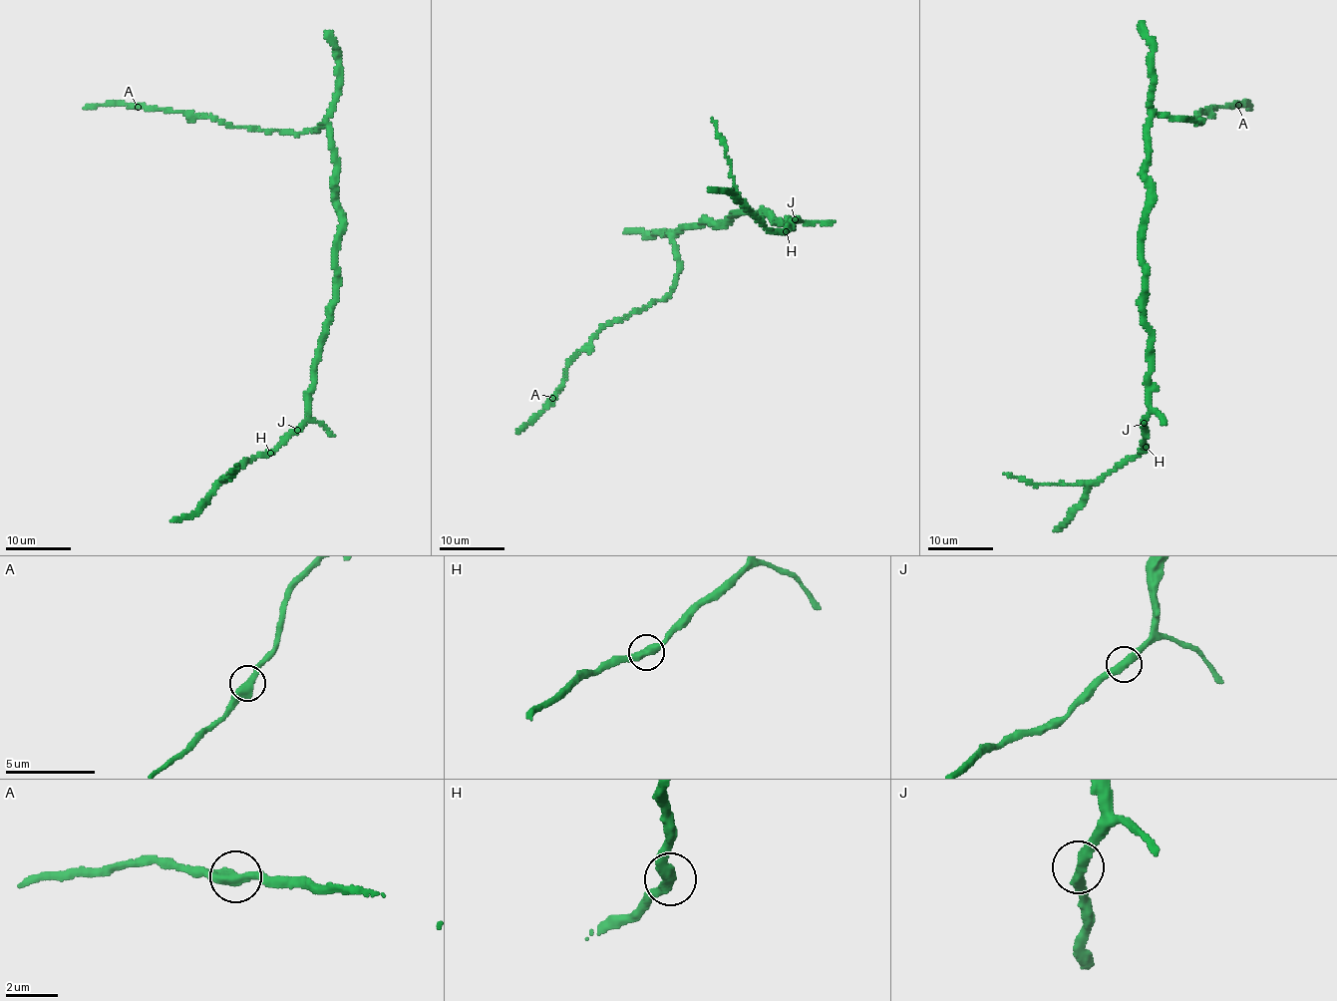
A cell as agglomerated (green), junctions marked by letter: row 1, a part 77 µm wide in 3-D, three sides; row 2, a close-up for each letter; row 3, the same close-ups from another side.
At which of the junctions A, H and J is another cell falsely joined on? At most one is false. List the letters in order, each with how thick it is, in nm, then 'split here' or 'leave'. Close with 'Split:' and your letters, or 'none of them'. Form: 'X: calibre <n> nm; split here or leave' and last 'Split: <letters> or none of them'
A: calibre 440 nm; leave
H: calibre 440 nm; leave
J: calibre 400 nm; leave
Split: none of them

